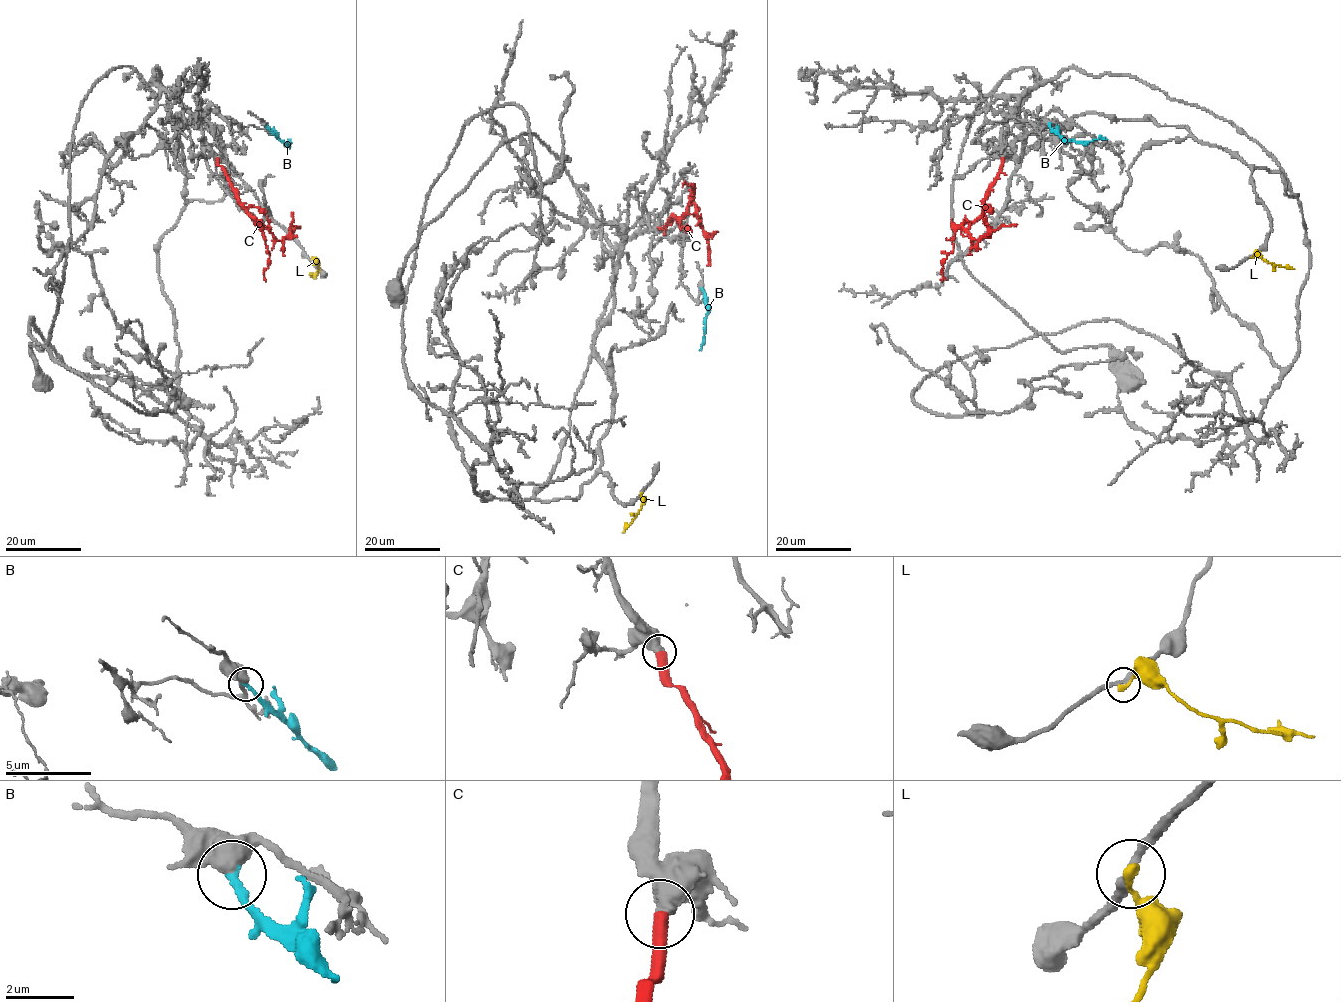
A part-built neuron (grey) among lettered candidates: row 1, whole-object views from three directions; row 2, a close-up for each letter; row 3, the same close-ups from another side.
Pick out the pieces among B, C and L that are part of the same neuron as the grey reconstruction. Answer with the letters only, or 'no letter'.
C

